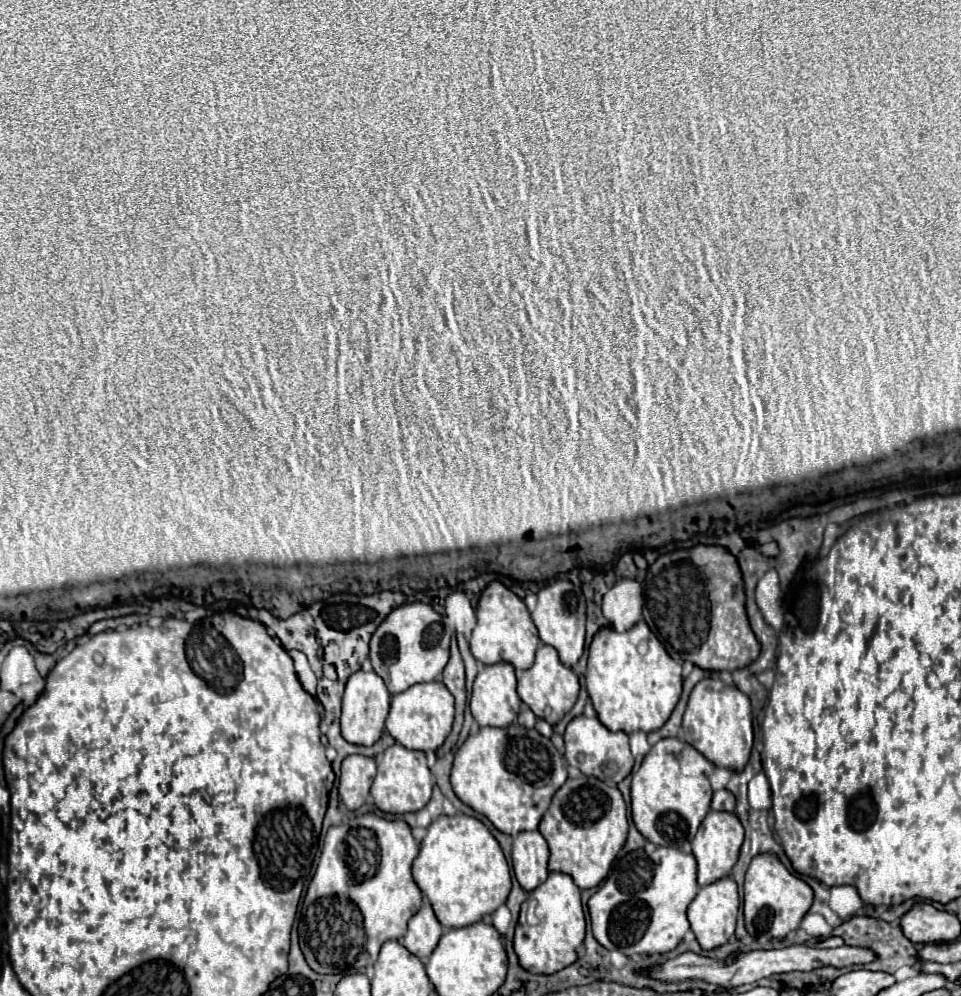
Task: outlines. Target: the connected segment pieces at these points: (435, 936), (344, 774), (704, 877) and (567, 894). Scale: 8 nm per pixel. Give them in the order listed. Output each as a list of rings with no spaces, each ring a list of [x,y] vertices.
[[[425,900],[423,908],[409,920],[409,930],[401,940],[401,944],[425,964],[431,952],[437,948],[441,936],[443,936],[443,926],[435,918],[431,904]]]
[[[353,754],[343,760],[339,778],[339,798],[349,810],[357,810],[369,800],[369,788],[373,778],[375,778],[373,758]]]
[[[709,812],[705,820],[699,826],[699,832],[693,840],[693,856],[697,860],[699,872],[697,872],[697,882],[699,886],[713,884],[715,880],[721,880],[723,876],[731,876],[731,868],[735,866],[735,860],[739,858],[743,844],[743,826],[739,824],[739,818],[729,812]]]
[[[551,872],[549,878],[531,892],[529,900],[531,898],[537,900],[535,914],[539,916],[539,924],[535,926],[527,924],[525,920],[527,902],[525,902],[521,906],[519,922],[515,928],[513,948],[515,948],[515,954],[519,956],[521,968],[525,968],[527,972],[549,976],[571,966],[579,958],[577,948],[583,946],[583,940],[585,940],[585,912],[581,904],[581,890],[573,884],[571,876],[561,872]]]

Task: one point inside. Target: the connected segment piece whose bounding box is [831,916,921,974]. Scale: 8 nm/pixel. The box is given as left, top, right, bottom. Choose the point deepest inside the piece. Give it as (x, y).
(894, 950)

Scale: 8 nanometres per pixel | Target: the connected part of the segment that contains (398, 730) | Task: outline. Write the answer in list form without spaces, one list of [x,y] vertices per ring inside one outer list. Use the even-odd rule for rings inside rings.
[[[425,682],[425,684],[415,684],[409,690],[395,694],[391,698],[391,710],[385,722],[387,732],[405,748],[417,750],[417,752],[435,752],[451,734],[453,726],[453,696],[445,688],[443,682]]]

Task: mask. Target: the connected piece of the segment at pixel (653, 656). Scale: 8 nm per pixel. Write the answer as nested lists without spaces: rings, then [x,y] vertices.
[[[645,622],[619,634],[603,628],[589,646],[587,692],[605,728],[611,732],[655,732],[665,726],[681,698],[681,666],[665,652]]]

